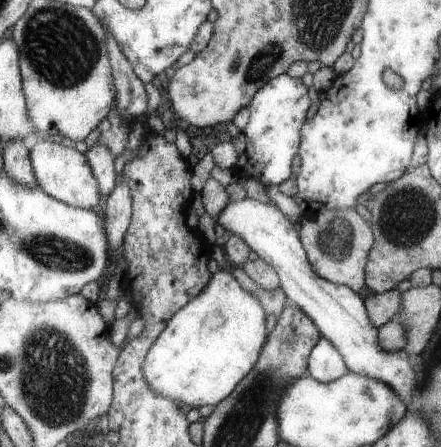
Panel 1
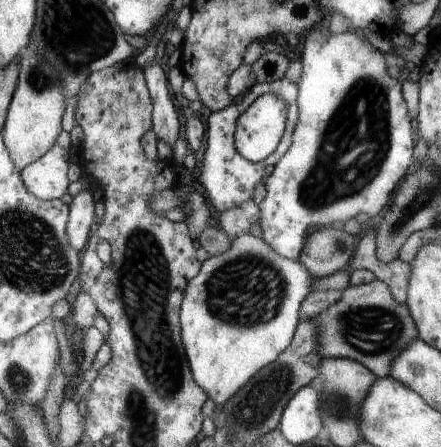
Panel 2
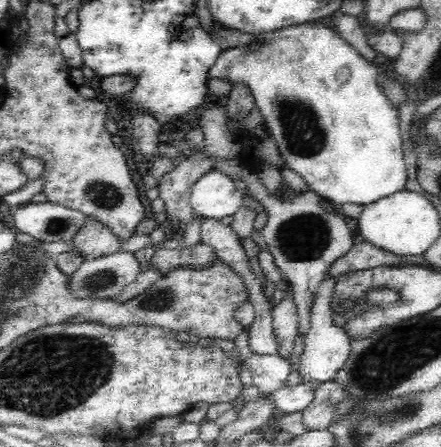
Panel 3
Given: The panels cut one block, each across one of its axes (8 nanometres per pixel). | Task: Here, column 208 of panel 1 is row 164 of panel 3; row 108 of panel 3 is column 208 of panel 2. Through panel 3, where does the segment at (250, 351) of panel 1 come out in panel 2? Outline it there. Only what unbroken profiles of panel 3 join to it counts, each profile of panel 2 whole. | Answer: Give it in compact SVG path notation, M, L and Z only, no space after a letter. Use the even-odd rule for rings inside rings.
M243 232L231 240L229 250L221 256L203 260L199 274L187 282L183 290L183 304L179 310L181 338L189 360L195 384L201 386L215 402L215 410L227 406L227 402L265 366L275 362L283 350L293 342L295 330L301 324L299 306L309 294L311 272L299 260L287 260L279 256L265 240Z

